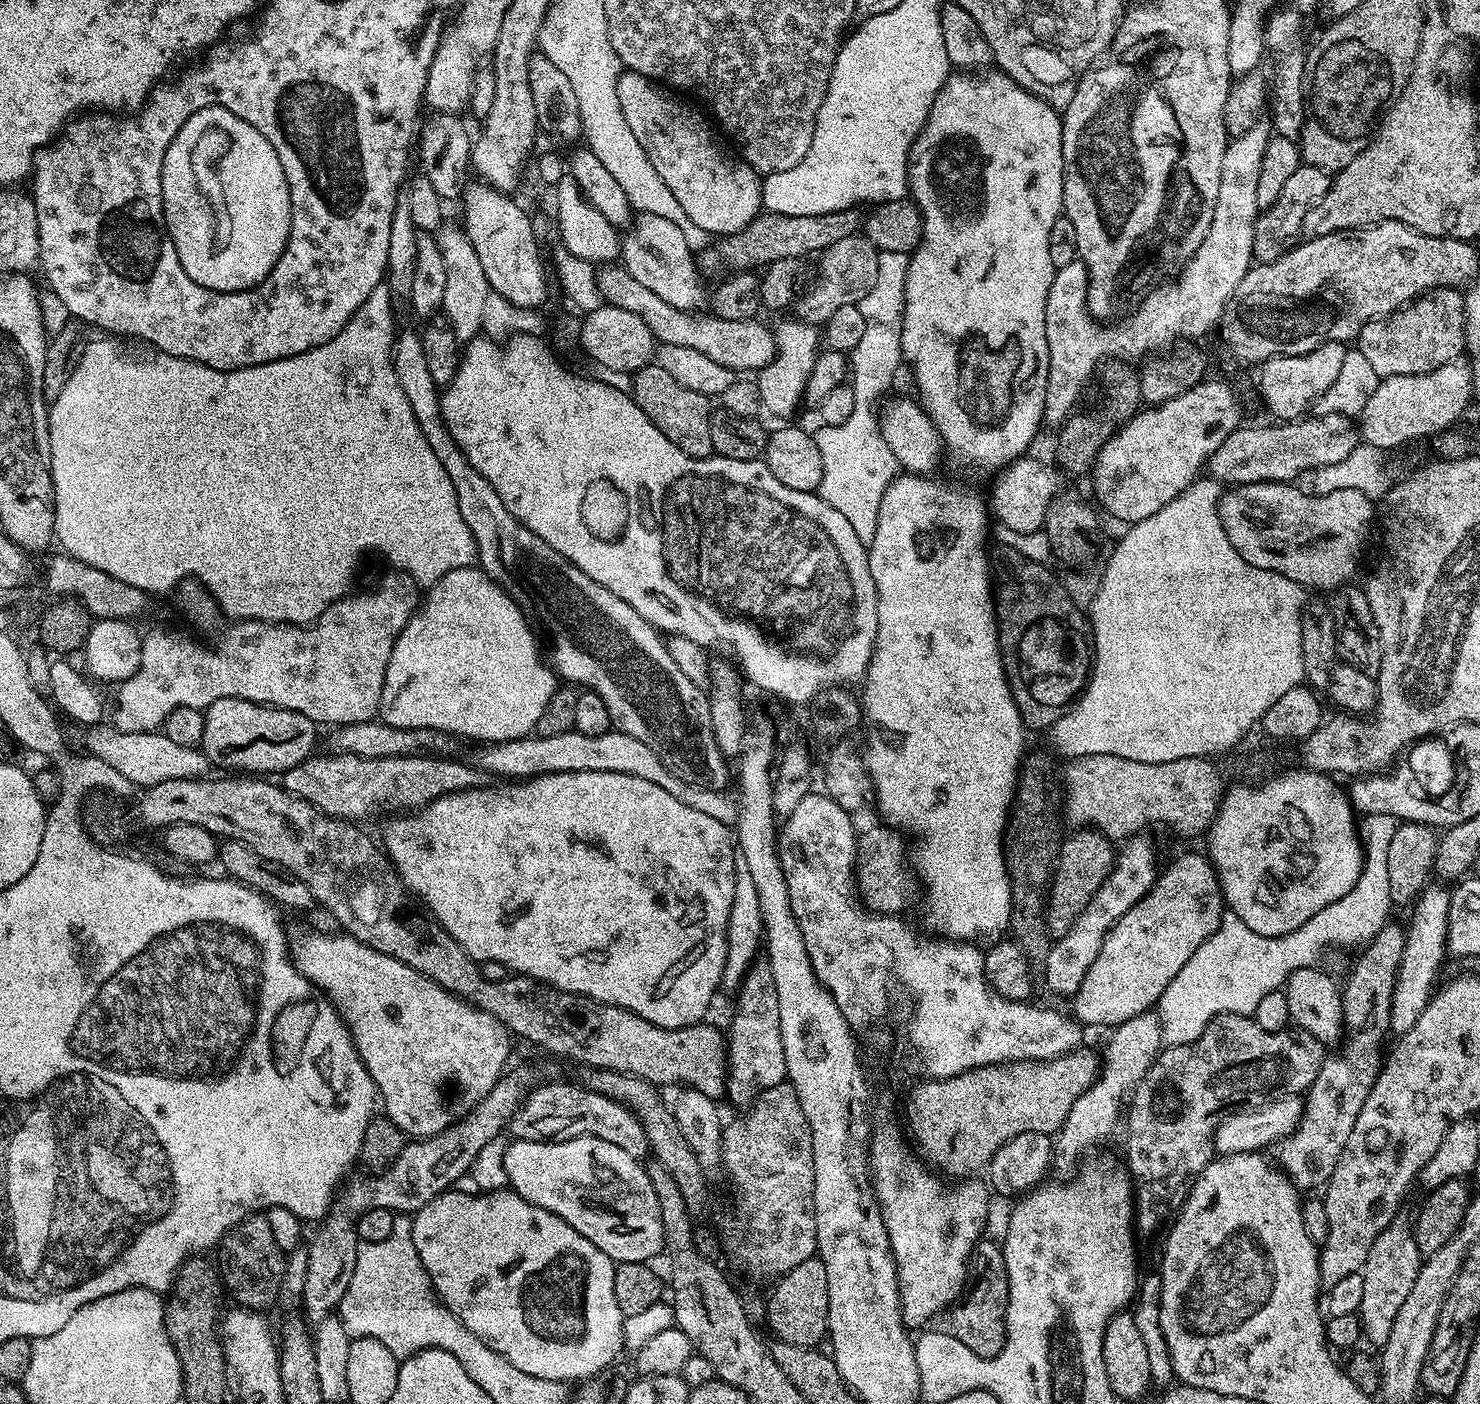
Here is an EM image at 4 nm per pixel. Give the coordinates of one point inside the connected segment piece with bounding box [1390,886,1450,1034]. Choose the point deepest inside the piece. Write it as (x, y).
(1424, 936)

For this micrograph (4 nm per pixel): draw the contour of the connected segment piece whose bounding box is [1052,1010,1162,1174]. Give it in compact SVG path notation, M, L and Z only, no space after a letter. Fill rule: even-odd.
M1149 1010L1115 1025L1108 1036L1108 1045L1102 1051L1102 1067L1100 1075L1070 1110L1066 1122L1054 1136L1054 1151L1052 1162L1055 1171L1072 1174L1081 1163L1080 1155L1087 1148L1104 1140L1112 1132L1116 1119L1121 1119L1122 1109L1129 1099L1130 1093L1139 1084L1140 1079L1148 1073L1149 1066L1155 1062L1162 1048L1160 1034L1160 1018L1155 1011ZM1120 1107L1121 1112L1120 1112ZM1080 1160L1080 1161L1079 1161ZM1076 1163L1078 1163L1076 1165Z

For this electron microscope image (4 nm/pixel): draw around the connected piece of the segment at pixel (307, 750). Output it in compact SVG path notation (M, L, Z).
M218 698L218 702L211 704L204 712L206 730L202 730L200 748L213 765L237 764L237 769L253 768L256 774L282 774L313 755L316 744L318 726L306 714L298 714L294 710L272 708L268 704L255 704L242 698Z

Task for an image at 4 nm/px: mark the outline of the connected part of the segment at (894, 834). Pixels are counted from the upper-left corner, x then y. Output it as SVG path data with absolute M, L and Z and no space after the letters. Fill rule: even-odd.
M891 826L868 828L856 838L856 890L865 908L874 912L896 914L901 911L904 899L908 896L908 876L910 868L906 863L906 840L897 829Z

